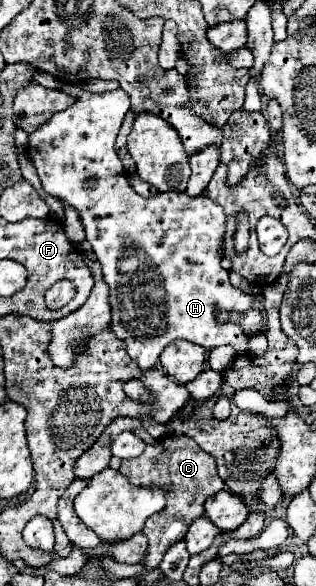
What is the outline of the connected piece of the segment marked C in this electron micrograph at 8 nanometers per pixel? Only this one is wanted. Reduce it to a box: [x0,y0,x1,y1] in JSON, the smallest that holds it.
[119,434,226,570]

